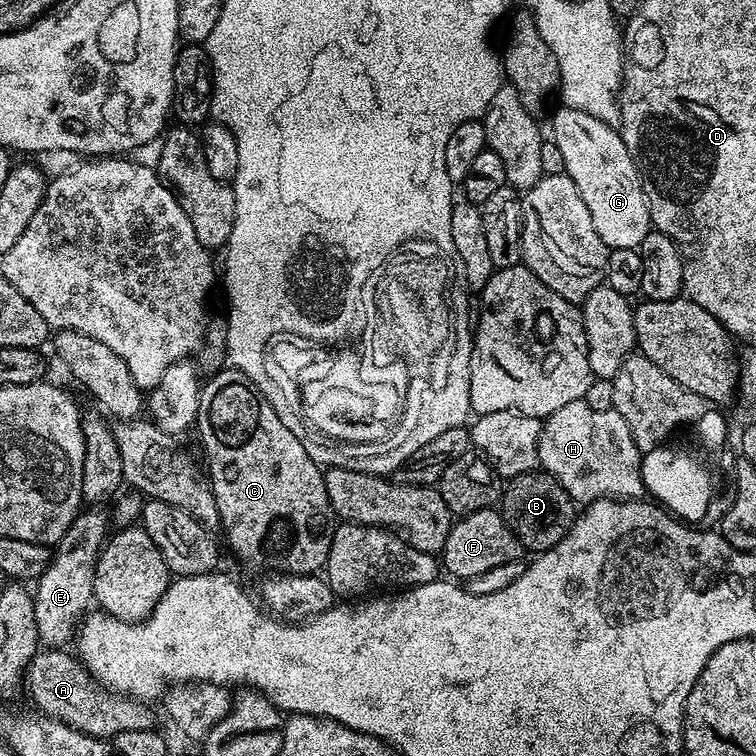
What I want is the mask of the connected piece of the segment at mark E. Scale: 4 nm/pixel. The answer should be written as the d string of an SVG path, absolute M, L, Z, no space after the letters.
M100 506L81 511L66 530L63 543L72 545L69 548L61 547L61 552L57 551L53 555L50 566L34 584L34 622L38 626L41 645L64 646L68 639L68 643L73 639L82 617L89 611L88 603L93 603L96 563L109 535L110 516Z

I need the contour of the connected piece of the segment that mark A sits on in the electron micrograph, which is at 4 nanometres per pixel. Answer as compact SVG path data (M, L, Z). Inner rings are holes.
M48 648L37 651L25 672L26 688L43 715L55 718L82 733L100 739L113 739L123 730L155 727L154 714L147 703L113 693L95 680L79 657L71 651Z

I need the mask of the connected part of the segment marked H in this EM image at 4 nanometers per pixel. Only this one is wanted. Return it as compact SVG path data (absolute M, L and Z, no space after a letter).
M584 400L554 410L544 421L538 442L538 464L563 486L577 505L605 498L640 498L645 495L640 476L642 453L618 410L590 410Z

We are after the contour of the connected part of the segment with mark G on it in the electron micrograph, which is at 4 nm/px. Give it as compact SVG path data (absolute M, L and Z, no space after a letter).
M563 106L552 116L550 140L562 152L565 173L578 186L590 218L594 218L594 230L607 248L639 249L642 238L653 231L652 215L648 209L648 196L644 192L644 181L636 169L626 142L613 125L602 122L591 114L582 114Z

